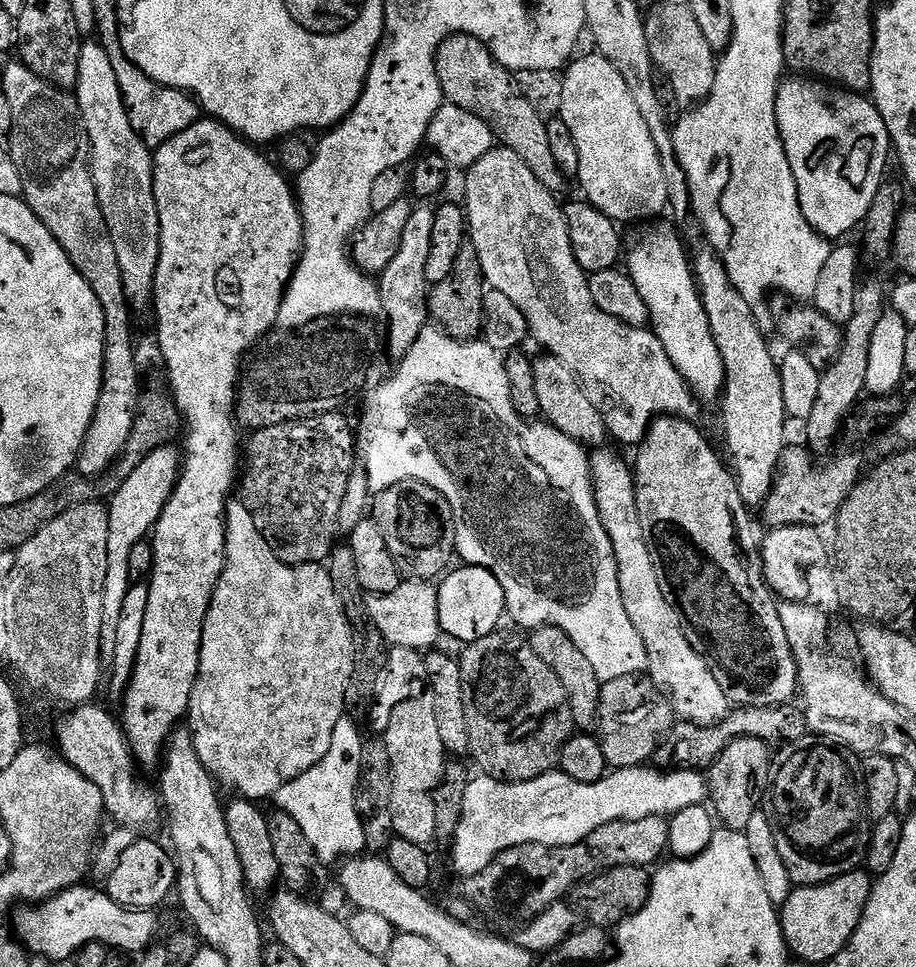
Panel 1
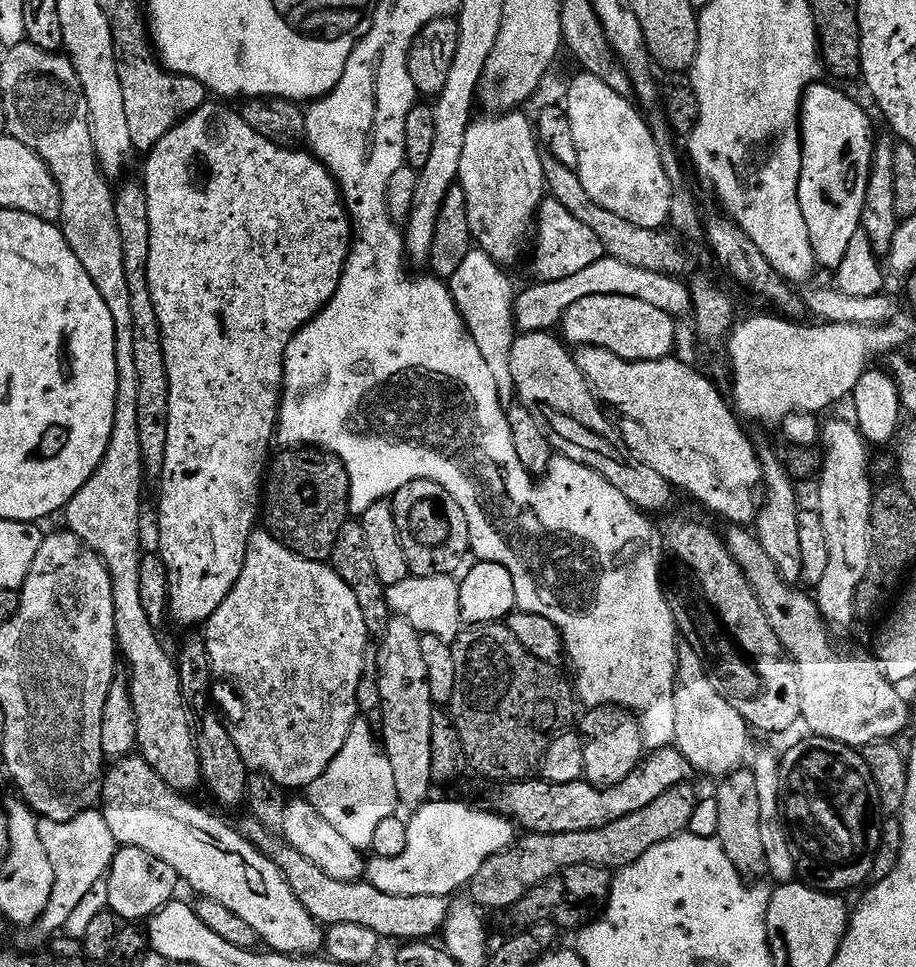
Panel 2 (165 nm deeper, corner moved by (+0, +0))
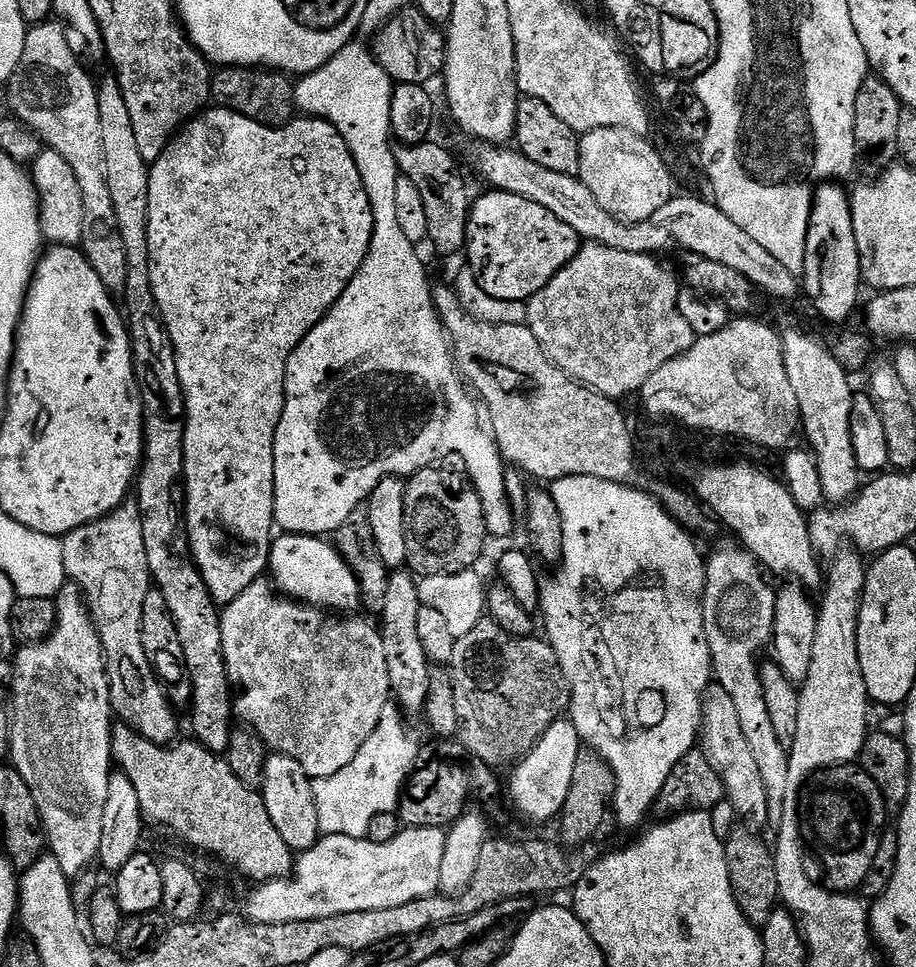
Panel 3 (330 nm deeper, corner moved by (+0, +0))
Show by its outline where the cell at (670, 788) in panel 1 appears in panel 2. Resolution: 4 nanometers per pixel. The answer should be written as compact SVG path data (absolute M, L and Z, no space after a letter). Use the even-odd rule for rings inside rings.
M429 799L407 821L406 850L398 858L372 858L366 864L367 883L386 894L434 894L451 897L471 885L474 874L494 854L512 847L518 832L509 817L495 810L479 812L460 800Z

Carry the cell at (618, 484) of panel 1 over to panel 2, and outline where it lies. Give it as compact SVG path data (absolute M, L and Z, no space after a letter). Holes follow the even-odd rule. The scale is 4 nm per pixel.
M687 642L681 643L676 658L676 689L674 690L675 747L697 772L723 778L741 771L744 755L748 752L748 723L714 690L714 682L708 677L702 658Z

